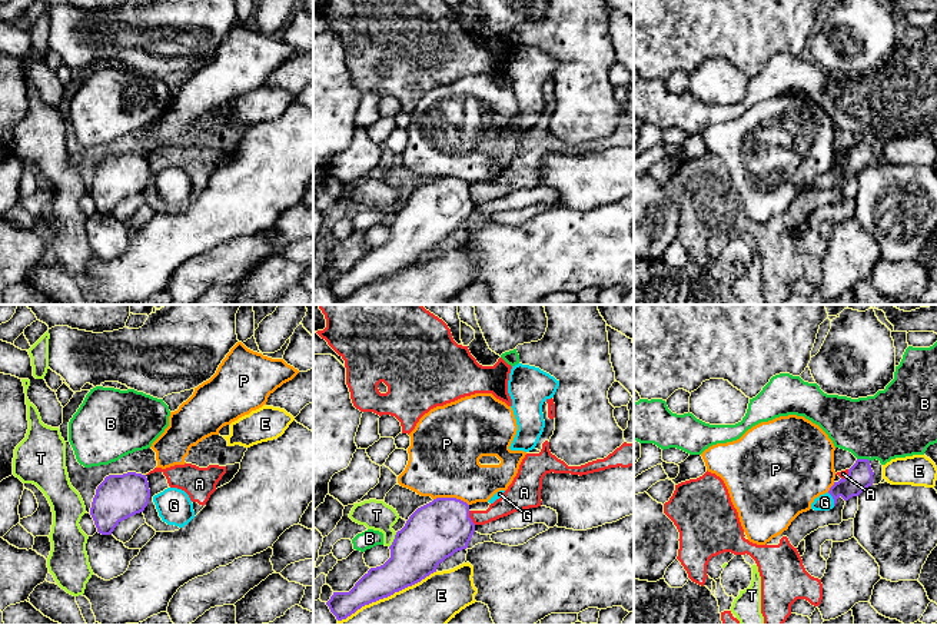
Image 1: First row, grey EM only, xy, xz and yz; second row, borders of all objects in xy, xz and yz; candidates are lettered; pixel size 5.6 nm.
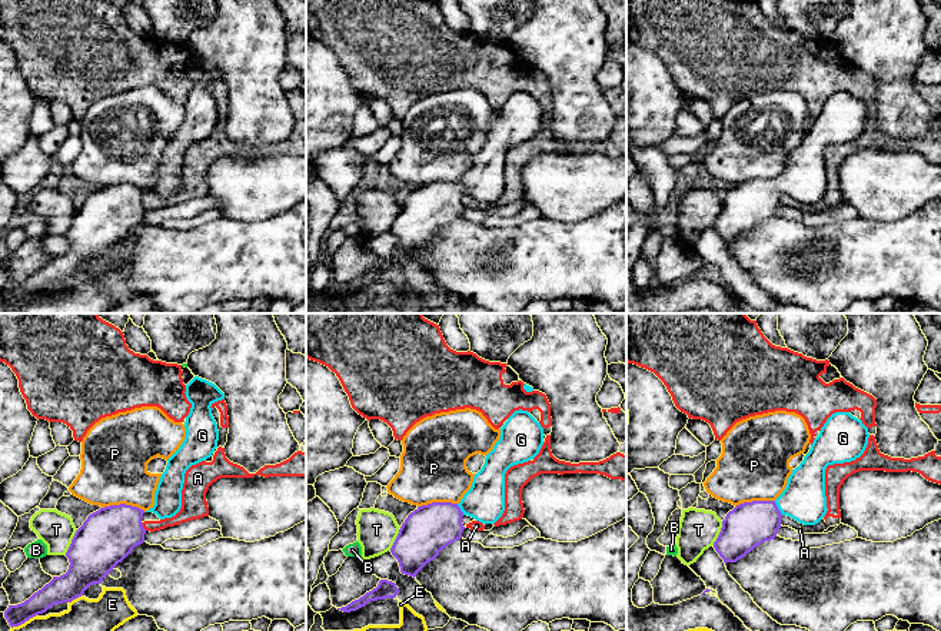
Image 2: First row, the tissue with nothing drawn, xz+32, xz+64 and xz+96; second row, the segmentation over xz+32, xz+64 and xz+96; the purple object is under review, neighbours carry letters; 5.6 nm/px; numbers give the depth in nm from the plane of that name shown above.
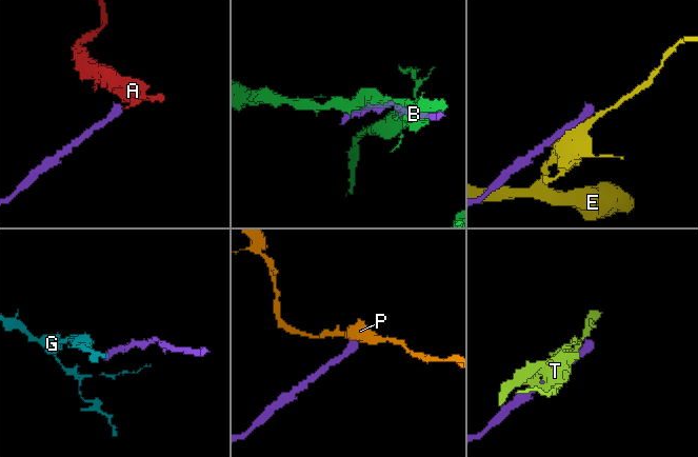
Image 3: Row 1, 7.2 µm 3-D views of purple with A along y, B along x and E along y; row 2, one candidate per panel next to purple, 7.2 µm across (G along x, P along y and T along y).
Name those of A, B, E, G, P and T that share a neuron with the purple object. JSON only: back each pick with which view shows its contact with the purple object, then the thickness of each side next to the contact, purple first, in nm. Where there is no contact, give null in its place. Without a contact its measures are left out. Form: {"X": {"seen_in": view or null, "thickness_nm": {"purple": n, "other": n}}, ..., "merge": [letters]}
{"G": {"seen_in": "yz", "thickness_nm": {"purple": 140, "other": 100}}, "merge": ["G"]}

